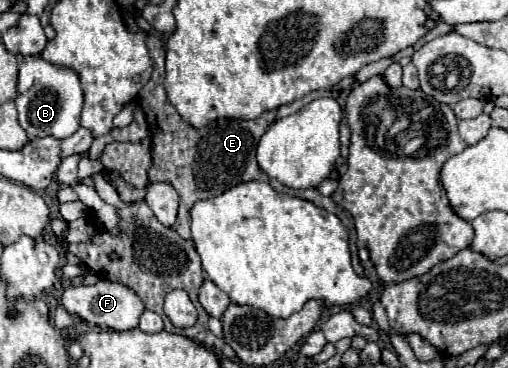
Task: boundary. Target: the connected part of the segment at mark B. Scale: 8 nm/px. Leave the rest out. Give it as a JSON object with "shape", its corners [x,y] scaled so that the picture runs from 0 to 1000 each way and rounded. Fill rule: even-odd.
{"shape":[[[79,149],[43,155],[31,296],[35,296],[35,329],[59,378],[87,367],[130,378],[146,367],[157,345],[157,307],[161,307],[161,242],[154,198],[142,188],[110,182],[87,166]]]}

